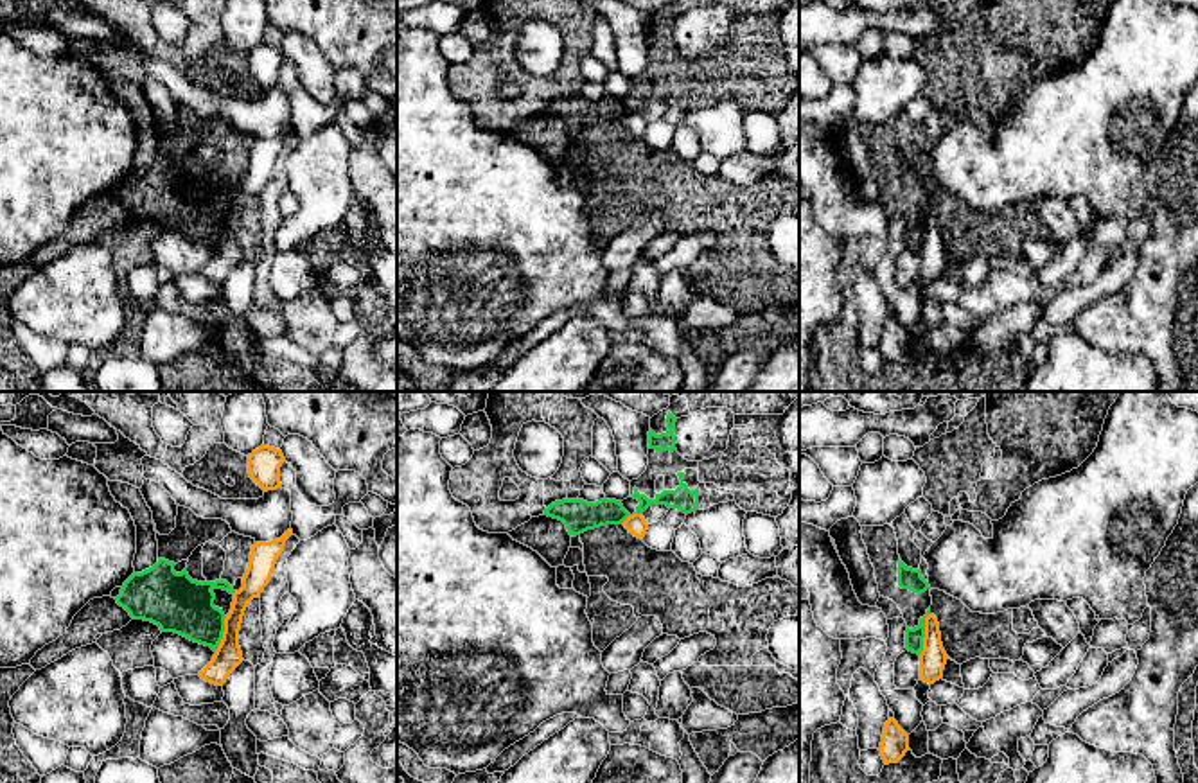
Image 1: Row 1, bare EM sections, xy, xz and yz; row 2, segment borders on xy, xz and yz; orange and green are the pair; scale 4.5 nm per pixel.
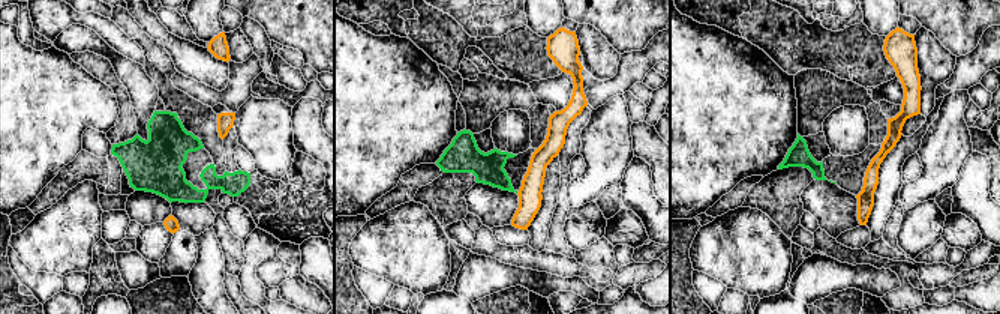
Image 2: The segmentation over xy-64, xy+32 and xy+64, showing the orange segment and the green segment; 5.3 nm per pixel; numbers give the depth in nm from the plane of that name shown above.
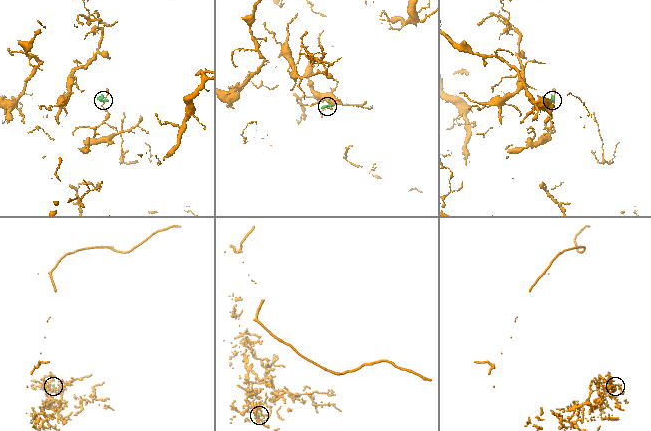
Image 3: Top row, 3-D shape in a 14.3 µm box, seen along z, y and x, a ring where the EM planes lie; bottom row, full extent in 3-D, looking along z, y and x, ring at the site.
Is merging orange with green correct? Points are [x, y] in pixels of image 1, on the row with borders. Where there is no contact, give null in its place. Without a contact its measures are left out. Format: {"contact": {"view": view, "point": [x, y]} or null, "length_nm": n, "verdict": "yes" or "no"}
{"contact": {"view": "yz", "point": [925, 634]}, "length_nm": 200, "verdict": "no"}

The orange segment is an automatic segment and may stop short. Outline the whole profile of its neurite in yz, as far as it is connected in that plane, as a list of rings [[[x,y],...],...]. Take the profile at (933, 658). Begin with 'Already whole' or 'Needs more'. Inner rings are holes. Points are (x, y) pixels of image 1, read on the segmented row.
Already whole. [[[934,614],[925,618],[923,650],[920,654],[920,681],[934,684],[943,677],[947,652],[941,643],[939,623]]]

